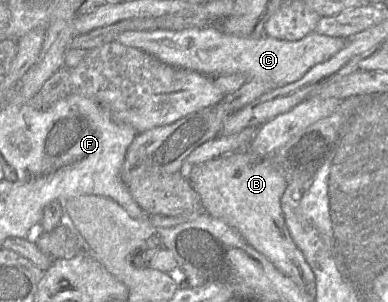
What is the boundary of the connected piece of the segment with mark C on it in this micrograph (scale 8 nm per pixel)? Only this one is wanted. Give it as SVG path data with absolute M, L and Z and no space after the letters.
M190 27L182 30L142 30L123 32L117 42L140 49L160 61L202 75L240 73L261 81L268 89L281 88L302 78L316 64L340 51L347 38L312 32L300 40L288 41L267 35L241 37L225 34L215 28Z

